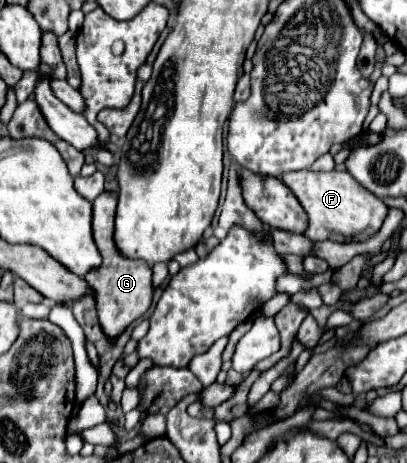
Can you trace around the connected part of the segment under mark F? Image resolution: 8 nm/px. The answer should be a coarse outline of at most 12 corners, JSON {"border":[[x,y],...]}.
{"border":[[288,172],[312,240],[364,242],[388,206],[348,172]]}

